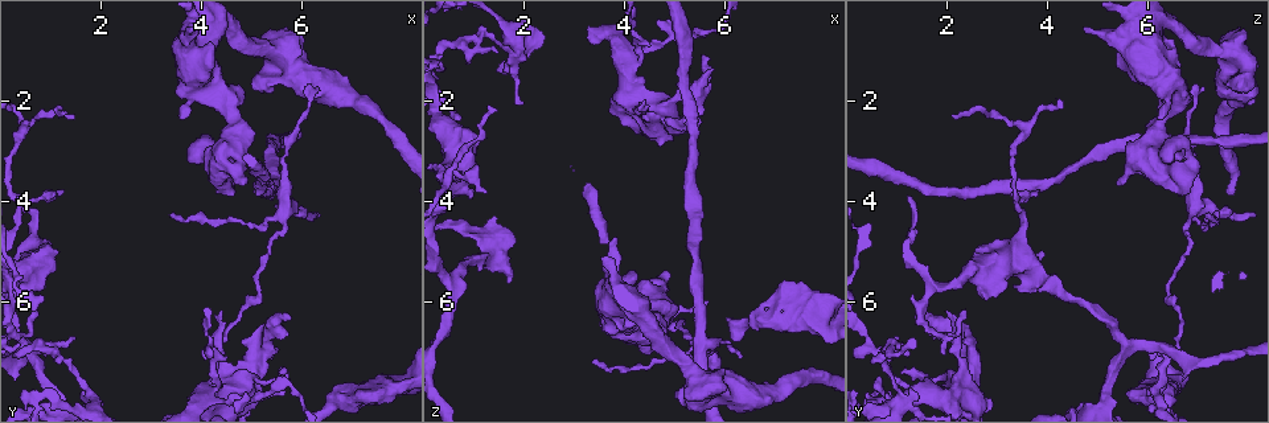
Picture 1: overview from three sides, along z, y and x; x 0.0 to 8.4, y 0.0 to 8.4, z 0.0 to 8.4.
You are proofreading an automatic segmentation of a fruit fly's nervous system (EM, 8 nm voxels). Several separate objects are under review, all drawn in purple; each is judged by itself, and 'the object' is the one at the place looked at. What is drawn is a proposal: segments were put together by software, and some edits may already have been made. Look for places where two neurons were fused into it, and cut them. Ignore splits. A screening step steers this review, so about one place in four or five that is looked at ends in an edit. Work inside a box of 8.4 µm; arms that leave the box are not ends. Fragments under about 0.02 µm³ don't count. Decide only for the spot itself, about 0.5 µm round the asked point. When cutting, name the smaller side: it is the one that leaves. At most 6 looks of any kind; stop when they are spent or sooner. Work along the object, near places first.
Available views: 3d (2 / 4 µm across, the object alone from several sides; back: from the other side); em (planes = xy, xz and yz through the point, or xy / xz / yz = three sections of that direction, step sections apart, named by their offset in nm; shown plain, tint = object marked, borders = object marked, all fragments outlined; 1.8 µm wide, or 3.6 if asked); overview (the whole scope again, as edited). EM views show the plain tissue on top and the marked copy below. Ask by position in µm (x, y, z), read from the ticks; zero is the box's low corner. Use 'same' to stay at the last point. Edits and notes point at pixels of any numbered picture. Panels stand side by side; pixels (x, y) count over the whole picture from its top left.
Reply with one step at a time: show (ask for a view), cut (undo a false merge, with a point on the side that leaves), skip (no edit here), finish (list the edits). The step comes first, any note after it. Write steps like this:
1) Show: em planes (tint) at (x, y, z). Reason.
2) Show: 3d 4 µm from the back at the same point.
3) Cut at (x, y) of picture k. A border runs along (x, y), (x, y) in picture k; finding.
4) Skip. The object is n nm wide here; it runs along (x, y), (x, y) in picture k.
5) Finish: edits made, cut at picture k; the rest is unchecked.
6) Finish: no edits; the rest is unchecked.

Show: 3d 4 µm at (4.20, 1.60, 6.55). A narrow waist.

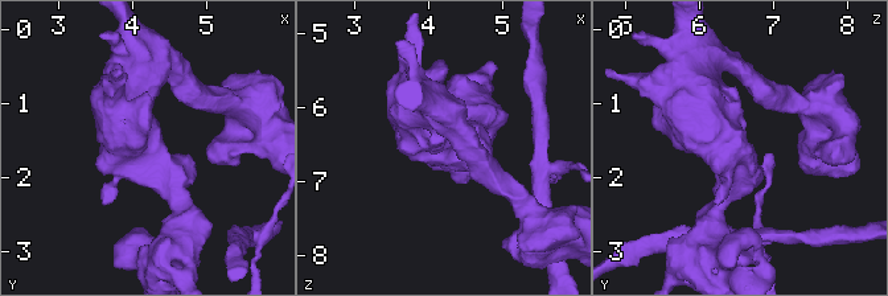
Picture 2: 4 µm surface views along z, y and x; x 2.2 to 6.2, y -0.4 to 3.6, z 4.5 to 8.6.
Show: em planes (tint) at (4.15, 1.60, 6.60). The arms are 320, 500 nm wide; now the EM.

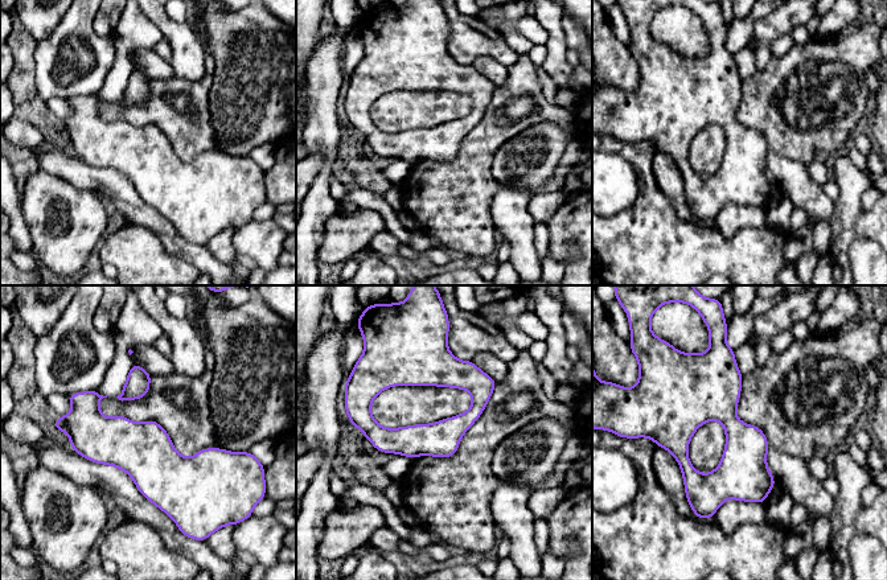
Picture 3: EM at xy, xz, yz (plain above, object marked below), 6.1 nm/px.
Skip. All the same neuron.

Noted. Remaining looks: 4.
Show: em planes (tint) at (5.60, 2.80, 6.85).

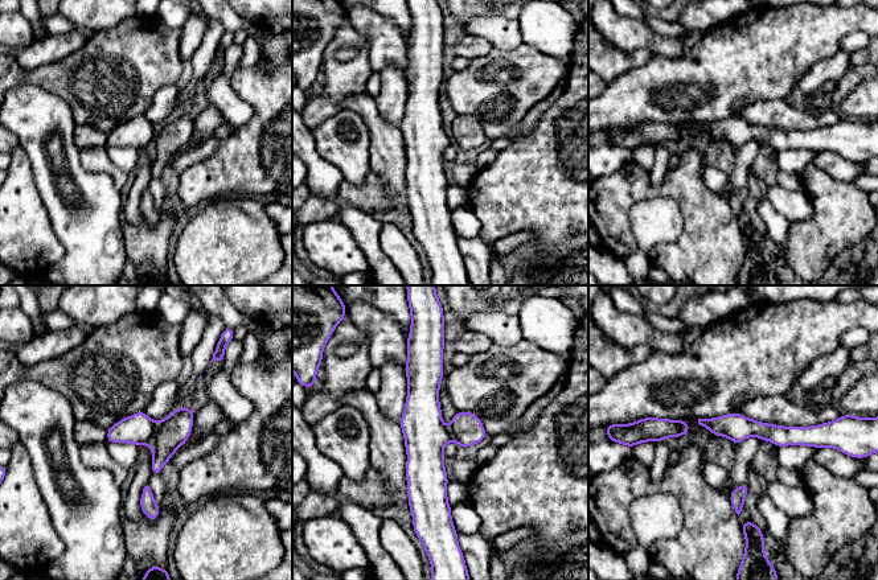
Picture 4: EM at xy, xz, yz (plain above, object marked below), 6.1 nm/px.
Cut at (175, 430) of picture 4. The object is 160 nm wide here; a border runs along (158, 423), (150, 443) in picture 4; two neurons meet here.

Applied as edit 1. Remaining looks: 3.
Show: overview. See it whole again.

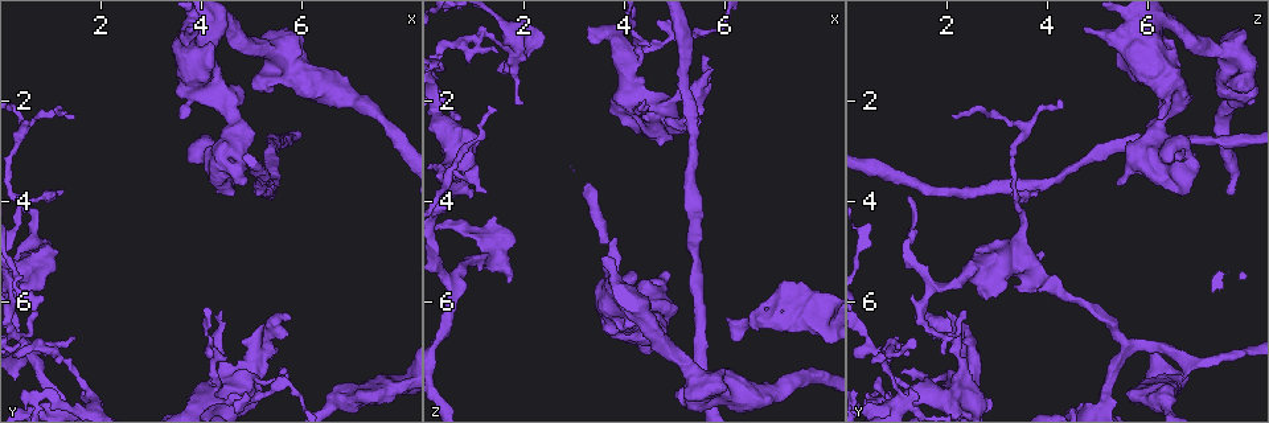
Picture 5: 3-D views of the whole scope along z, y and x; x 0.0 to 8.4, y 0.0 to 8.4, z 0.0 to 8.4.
Show: em planes (tint) at (7.55, 7.75, 6.40). Arms run side by side.

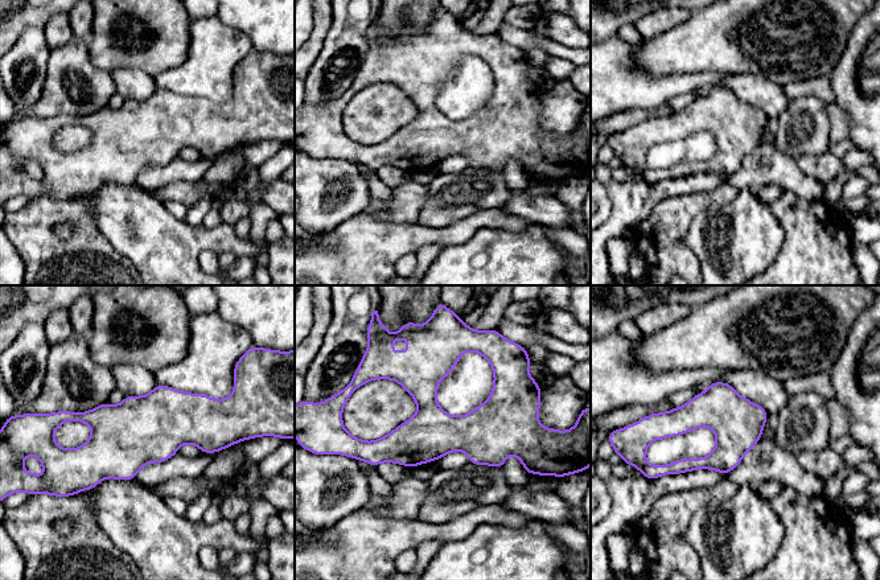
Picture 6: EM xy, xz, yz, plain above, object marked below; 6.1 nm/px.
Skip. Continuous, no second neuron.

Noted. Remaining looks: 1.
Finish: edits made, cut at picture 4; the rest is unchecked.

